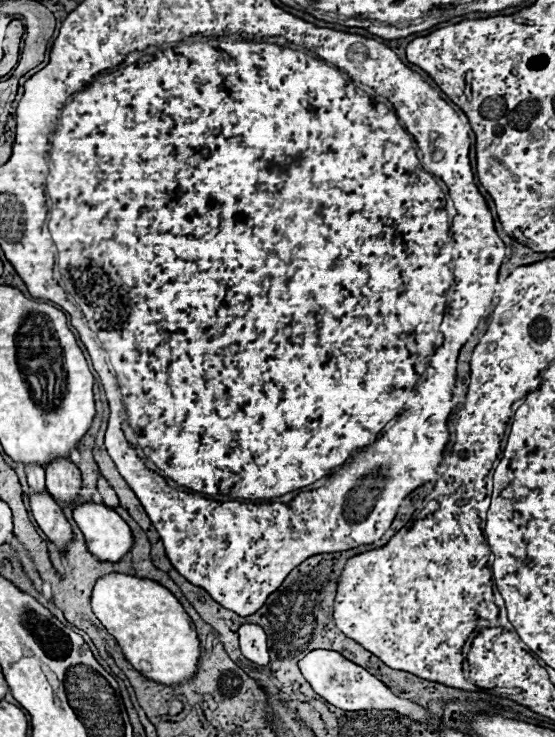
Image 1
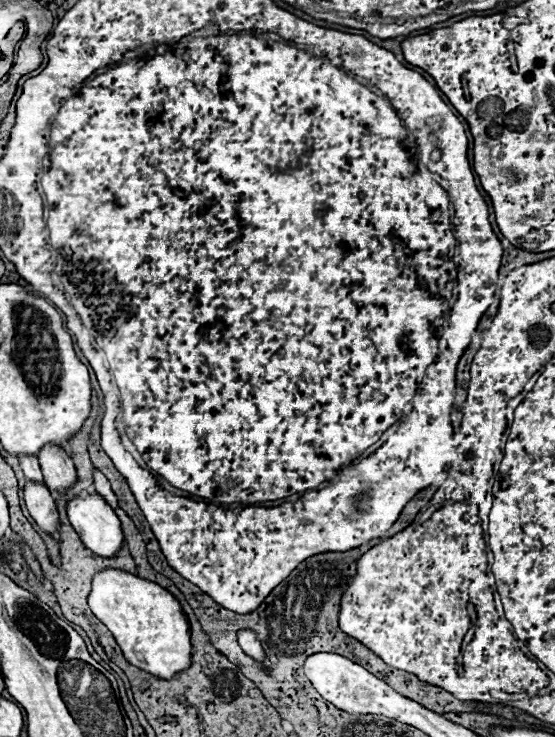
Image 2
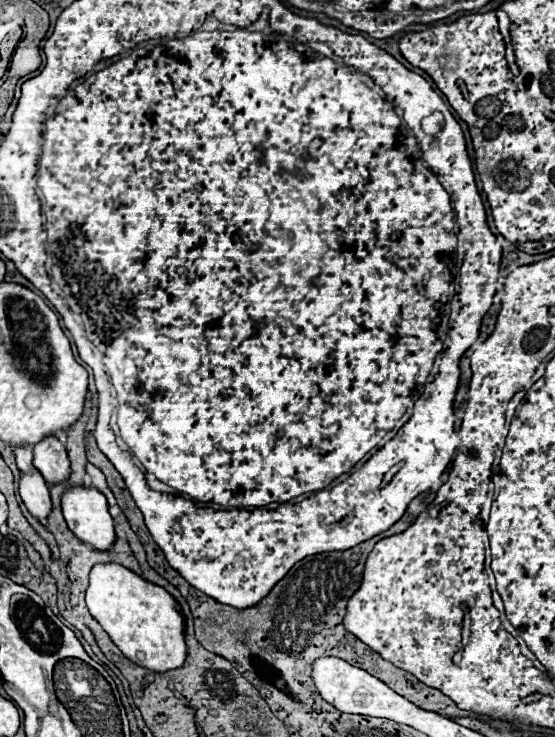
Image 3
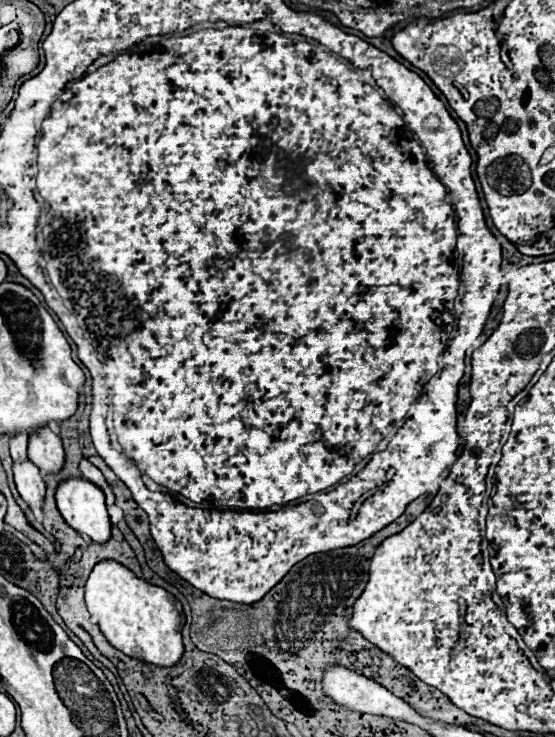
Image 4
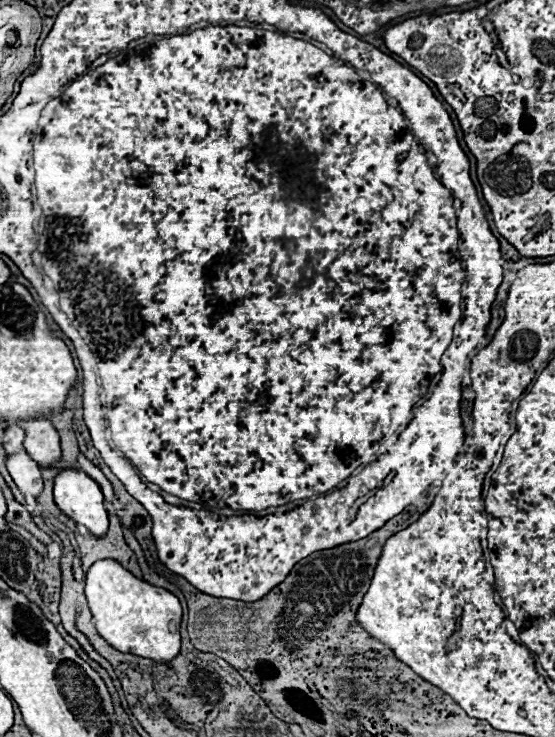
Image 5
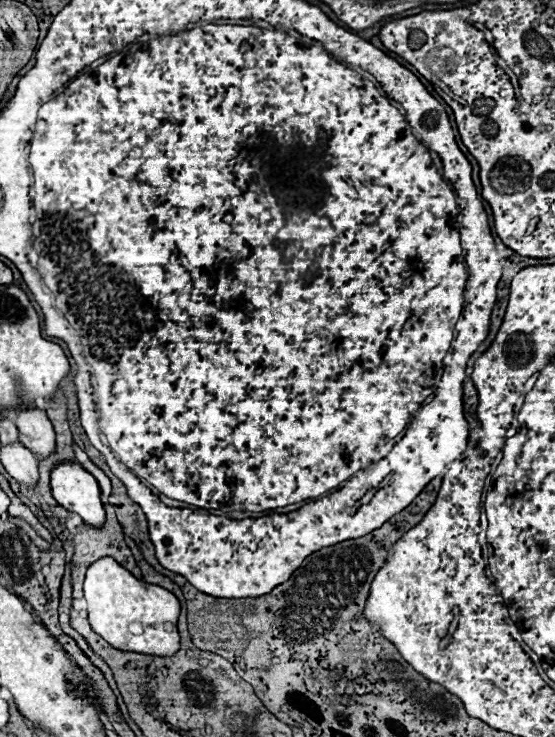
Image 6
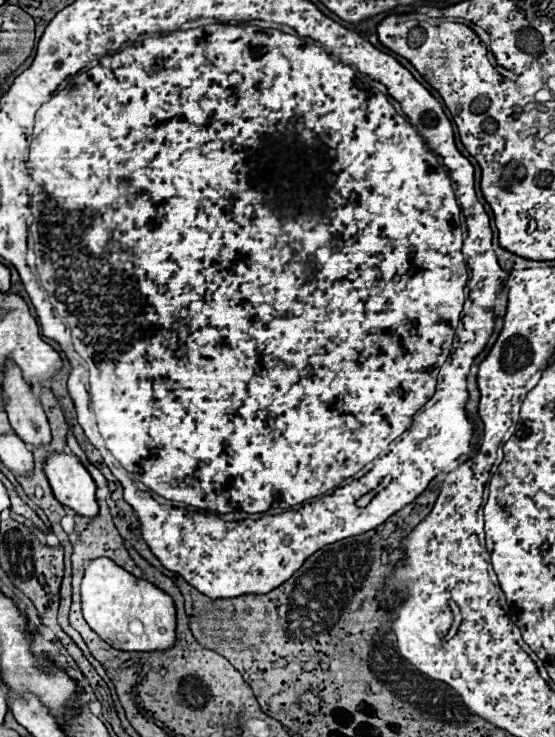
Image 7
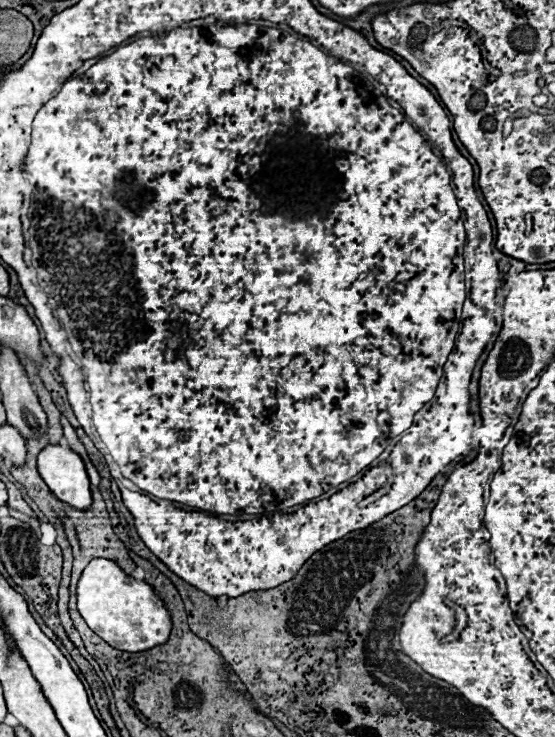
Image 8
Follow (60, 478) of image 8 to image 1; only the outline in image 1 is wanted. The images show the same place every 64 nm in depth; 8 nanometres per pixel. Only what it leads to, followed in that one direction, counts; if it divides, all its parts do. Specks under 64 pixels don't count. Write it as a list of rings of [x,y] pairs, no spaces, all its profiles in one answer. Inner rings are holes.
[[[82,504],[74,510],[74,520],[78,522],[88,550],[104,562],[120,562],[130,554],[134,546],[134,536],[130,526],[108,506],[102,504]]]

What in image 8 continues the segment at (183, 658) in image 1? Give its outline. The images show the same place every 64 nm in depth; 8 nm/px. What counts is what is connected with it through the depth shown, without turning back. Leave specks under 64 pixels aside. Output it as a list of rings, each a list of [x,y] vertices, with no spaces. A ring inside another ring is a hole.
[[[94,558],[82,572],[76,596],[78,610],[86,624],[112,648],[126,652],[142,652],[166,644],[170,638],[172,618],[166,604],[154,594],[150,584],[134,580],[112,560]]]

